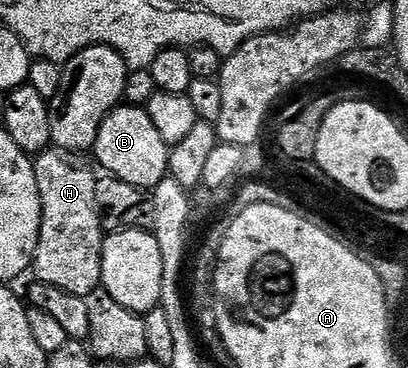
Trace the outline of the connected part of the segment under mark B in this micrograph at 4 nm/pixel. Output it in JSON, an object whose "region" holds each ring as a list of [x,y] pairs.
{"region":[[[122,103],[111,110],[103,127],[99,127],[91,153],[97,156],[98,163],[105,168],[108,176],[123,179],[123,183],[131,183],[131,187],[152,191],[169,176],[170,148],[170,145],[163,143],[155,123],[151,123],[148,108]]]}

